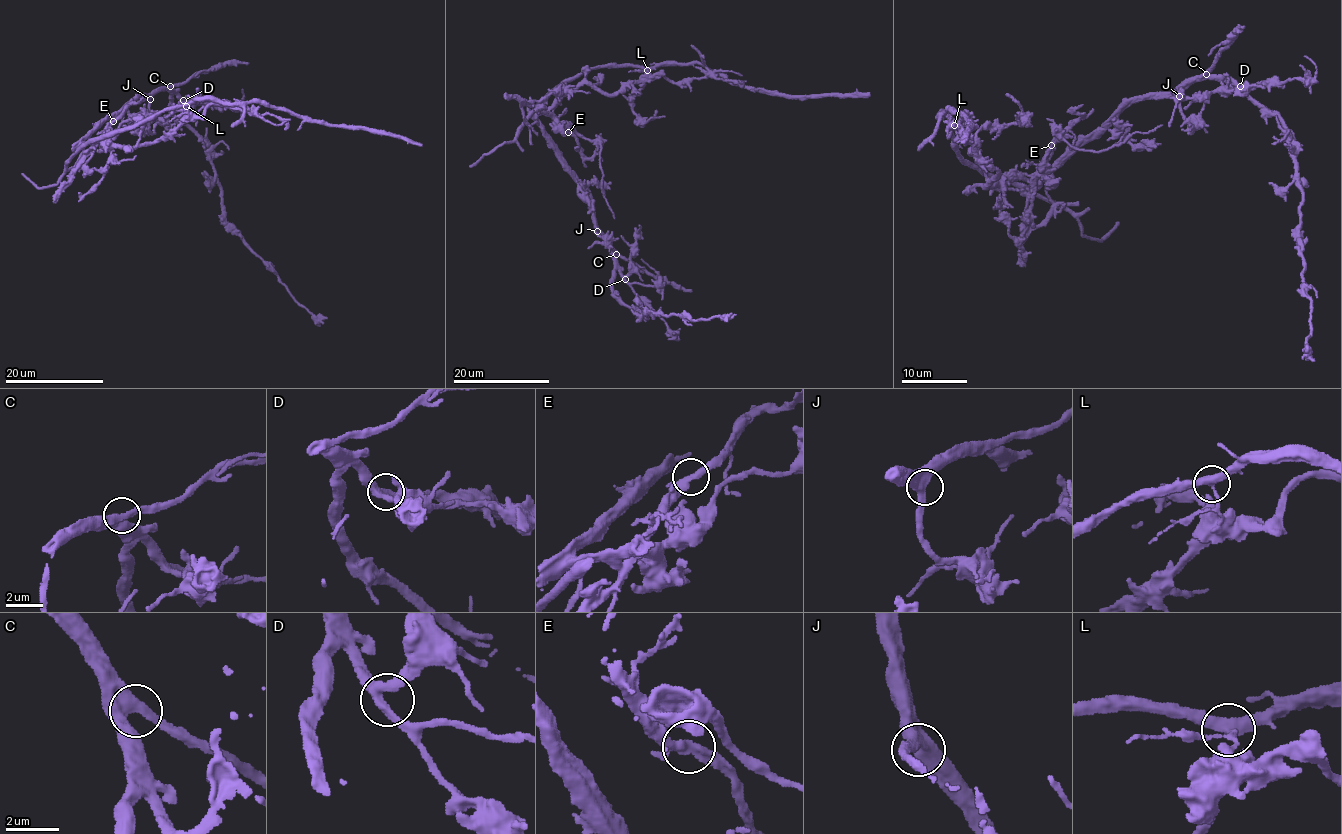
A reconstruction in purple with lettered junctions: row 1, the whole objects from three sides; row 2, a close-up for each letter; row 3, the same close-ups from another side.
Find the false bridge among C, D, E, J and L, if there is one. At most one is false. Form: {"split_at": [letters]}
{"split_at": ["L"]}

